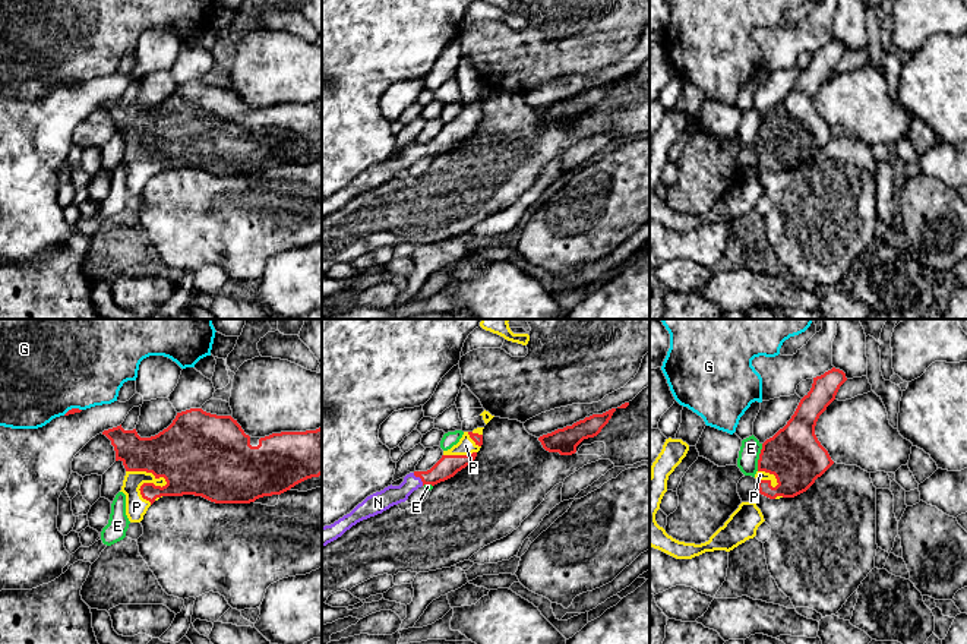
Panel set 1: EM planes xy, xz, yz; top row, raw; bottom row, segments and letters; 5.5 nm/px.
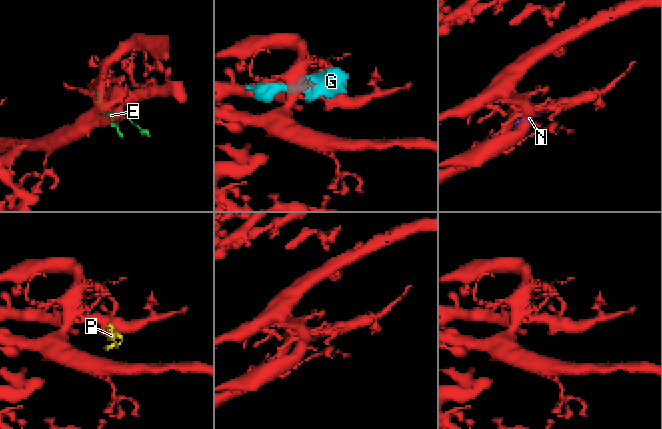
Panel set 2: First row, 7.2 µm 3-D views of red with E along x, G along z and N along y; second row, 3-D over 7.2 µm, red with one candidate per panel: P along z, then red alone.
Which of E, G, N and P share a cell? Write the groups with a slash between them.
E / G / N P

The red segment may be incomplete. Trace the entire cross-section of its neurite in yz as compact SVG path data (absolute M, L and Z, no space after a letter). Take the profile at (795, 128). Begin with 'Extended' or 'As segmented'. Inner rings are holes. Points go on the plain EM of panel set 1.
Extended. M835 40L813 50L810 63L787 97L762 116L755 146L761 167L770 171L794 170L834 136L818 113L815 98L846 53L846 45Z

